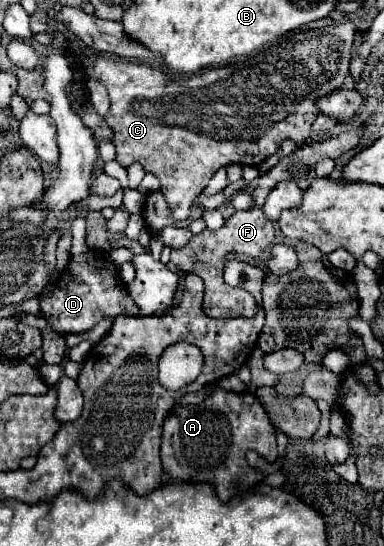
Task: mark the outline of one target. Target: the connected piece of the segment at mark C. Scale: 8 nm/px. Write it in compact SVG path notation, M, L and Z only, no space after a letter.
M347 21L331 27L287 33L249 57L189 75L185 77L185 113L183 109L179 109L179 105L171 103L171 99L181 87L181 81L173 79L161 69L153 69L149 65L139 65L133 61L117 63L101 57L89 63L85 71L87 77L101 81L109 91L111 109L107 111L105 121L115 135L113 143L117 147L117 161L123 167L129 167L131 163L141 163L145 171L153 173L161 181L161 191L169 203L175 221L181 223L189 219L195 197L207 187L209 179L217 173L217 169L229 163L247 163L257 167L265 159L275 155L281 141L285 139L295 139L295 143L299 145L305 143L305 139L311 135L311 125L321 113L317 109L317 101L323 95L337 91L349 73L355 31L357 27Z

